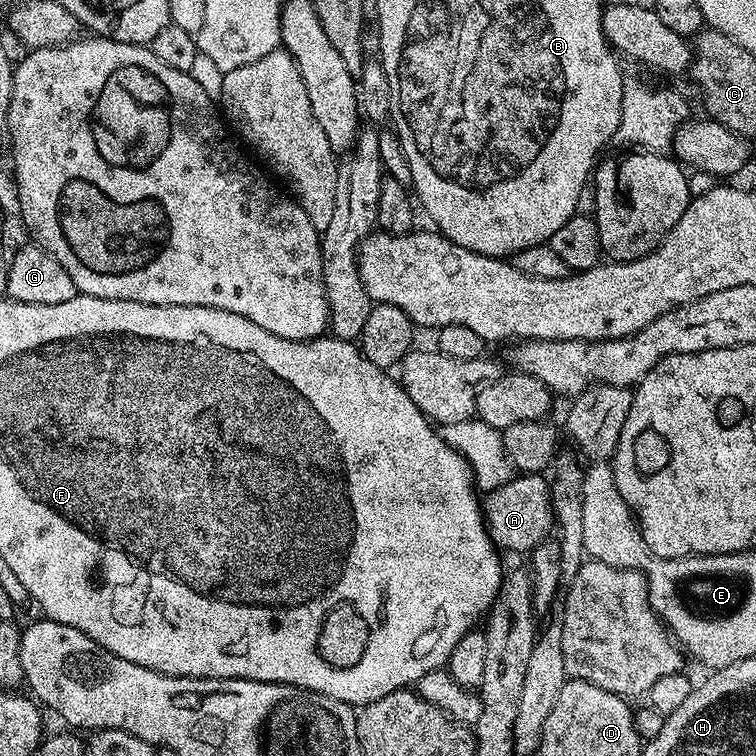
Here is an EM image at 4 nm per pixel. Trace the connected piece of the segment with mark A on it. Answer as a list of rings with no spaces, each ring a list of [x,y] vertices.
[[[540,474],[513,475],[512,479],[483,497],[482,511],[488,536],[493,545],[505,553],[531,553],[533,548],[549,539],[554,532],[552,489],[549,481]]]

